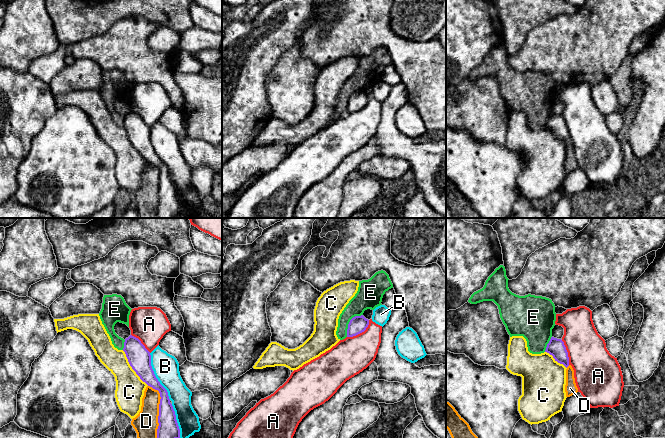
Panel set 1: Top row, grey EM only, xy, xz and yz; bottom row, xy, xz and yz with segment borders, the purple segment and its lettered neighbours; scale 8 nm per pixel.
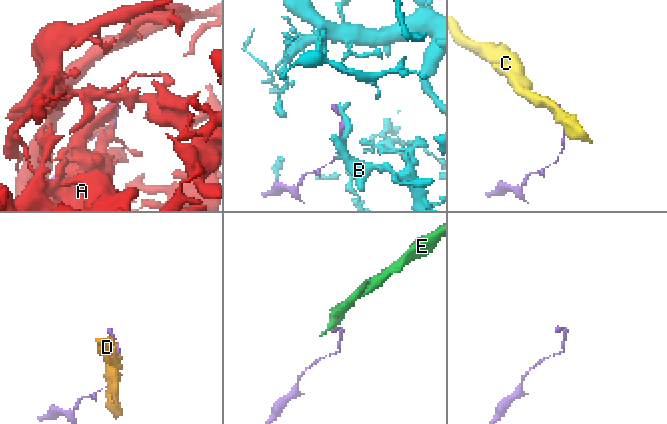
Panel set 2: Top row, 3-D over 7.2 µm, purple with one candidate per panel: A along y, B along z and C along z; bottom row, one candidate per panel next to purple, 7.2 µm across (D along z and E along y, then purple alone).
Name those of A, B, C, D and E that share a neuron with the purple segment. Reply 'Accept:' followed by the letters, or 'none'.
Accept: none

